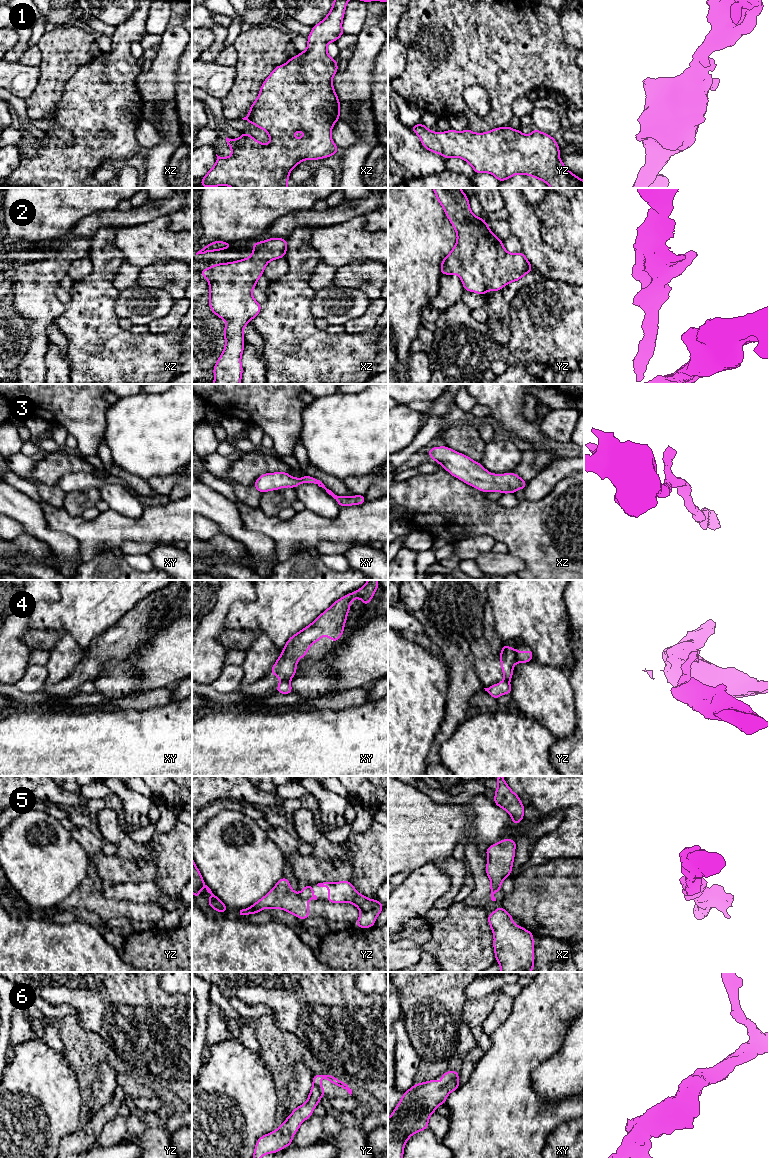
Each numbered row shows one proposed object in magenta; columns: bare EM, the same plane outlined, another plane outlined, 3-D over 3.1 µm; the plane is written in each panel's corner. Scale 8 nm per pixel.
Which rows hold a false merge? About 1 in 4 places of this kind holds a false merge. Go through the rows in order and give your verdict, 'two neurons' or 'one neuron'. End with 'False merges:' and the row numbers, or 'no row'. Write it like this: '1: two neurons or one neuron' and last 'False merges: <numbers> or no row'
1: one neuron
2: one neuron
3: one neuron
4: two neurons
5: two neurons
6: one neuron
False merges: 4, 5

